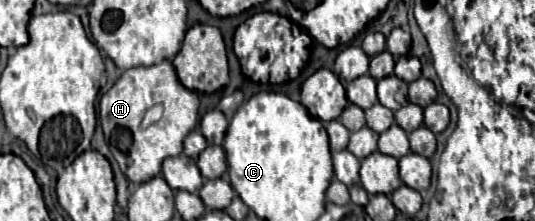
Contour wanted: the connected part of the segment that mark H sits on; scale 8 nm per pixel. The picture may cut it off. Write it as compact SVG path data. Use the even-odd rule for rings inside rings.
M168 60L148 68L138 66L126 70L118 82L102 94L98 102L98 118L110 152L130 182L142 184L158 176L164 158L182 154L182 142L198 122L198 104L198 94L180 84L174 66ZM154 104L164 106L164 116L150 126L142 126L146 110Z

